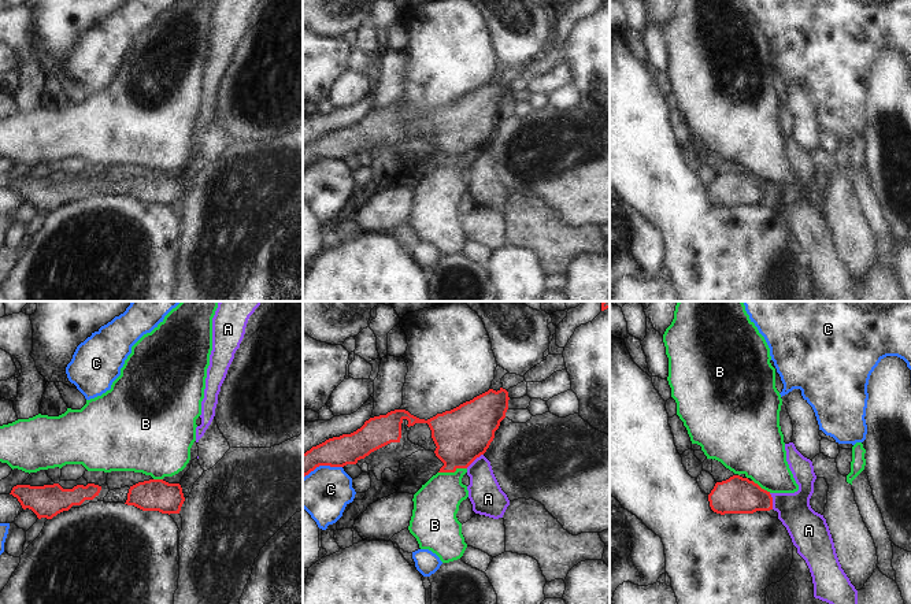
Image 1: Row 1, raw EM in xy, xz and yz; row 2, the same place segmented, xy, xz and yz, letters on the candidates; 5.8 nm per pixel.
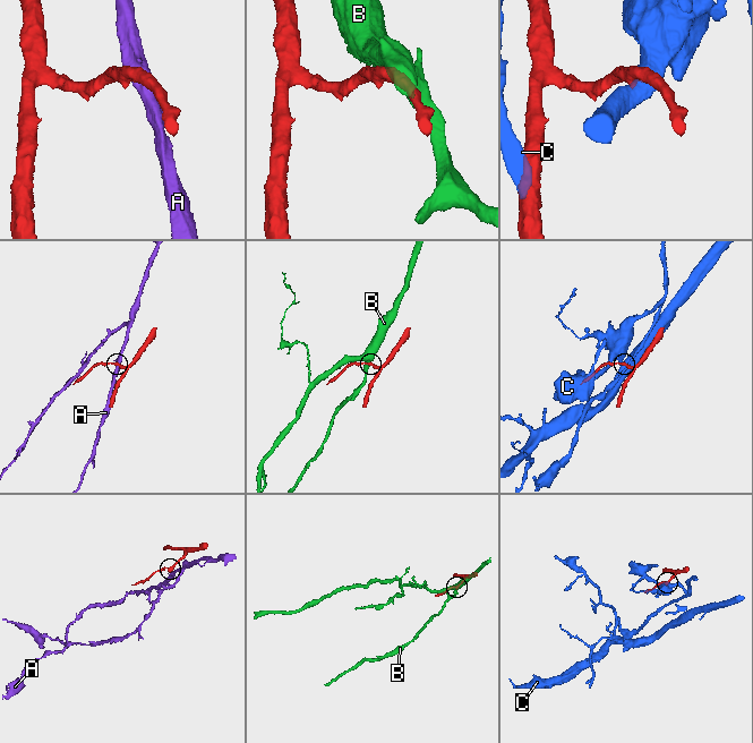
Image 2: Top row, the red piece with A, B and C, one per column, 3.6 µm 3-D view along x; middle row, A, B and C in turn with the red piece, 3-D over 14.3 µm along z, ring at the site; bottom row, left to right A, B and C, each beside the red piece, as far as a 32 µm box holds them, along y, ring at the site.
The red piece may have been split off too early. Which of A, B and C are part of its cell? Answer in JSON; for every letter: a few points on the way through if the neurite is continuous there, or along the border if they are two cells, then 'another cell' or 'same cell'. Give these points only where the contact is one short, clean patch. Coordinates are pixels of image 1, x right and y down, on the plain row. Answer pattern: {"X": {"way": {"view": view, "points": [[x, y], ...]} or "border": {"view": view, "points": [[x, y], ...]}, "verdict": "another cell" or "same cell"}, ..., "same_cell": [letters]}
{"A": {"border": {"view": "xz", "points": [[482, 147], [466, 160]]}, "verdict": "another cell"}, "B": {"border": {"view": "xz", "points": [[466, 160], [439, 166]]}, "verdict": "another cell"}, "C": {"border": {"view": "xz", "points": [[341, 159], [317, 159], [303, 171]]}, "verdict": "another cell"}, "same_cell": []}

